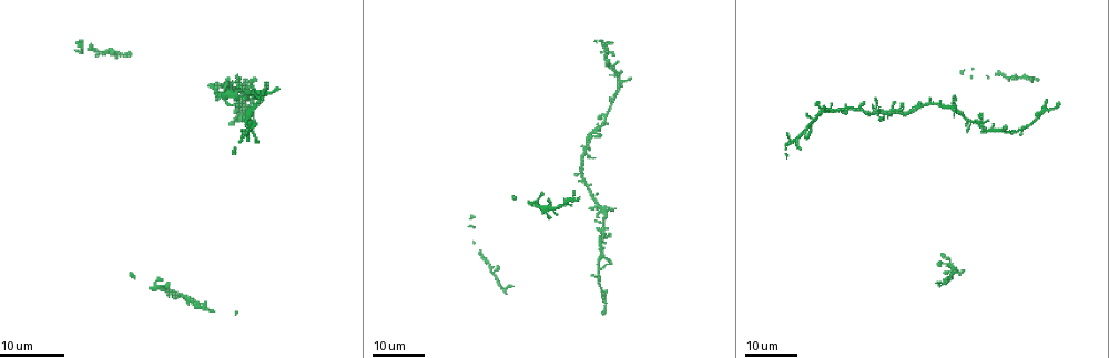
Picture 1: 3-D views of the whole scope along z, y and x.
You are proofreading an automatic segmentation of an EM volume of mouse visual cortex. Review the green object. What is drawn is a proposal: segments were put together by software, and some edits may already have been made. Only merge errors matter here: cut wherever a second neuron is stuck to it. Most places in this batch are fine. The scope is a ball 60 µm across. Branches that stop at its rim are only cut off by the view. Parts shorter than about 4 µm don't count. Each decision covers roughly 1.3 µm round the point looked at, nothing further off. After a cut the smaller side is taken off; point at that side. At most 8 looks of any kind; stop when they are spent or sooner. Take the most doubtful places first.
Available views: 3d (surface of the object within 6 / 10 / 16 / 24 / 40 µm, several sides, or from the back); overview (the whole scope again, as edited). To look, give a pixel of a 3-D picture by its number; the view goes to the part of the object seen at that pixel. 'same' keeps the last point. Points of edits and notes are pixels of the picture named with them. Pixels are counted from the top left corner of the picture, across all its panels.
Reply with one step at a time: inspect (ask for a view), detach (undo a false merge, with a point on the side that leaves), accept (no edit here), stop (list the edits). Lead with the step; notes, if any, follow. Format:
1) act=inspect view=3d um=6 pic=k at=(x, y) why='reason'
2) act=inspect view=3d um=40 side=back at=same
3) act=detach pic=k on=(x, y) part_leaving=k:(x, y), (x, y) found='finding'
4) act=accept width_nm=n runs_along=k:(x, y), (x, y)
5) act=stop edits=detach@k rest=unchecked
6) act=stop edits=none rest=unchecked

act=inspect view=3d um=24 pic=1 at=(581, 173) why='three arms meet'

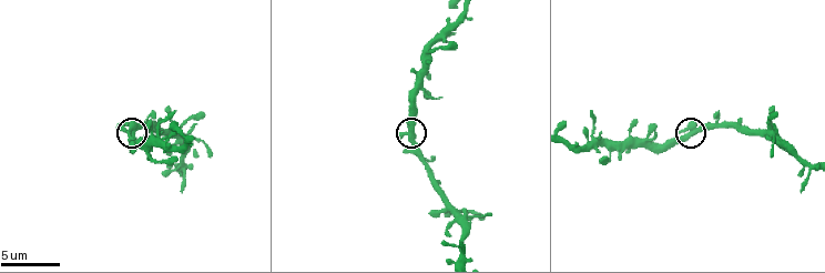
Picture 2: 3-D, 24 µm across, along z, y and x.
act=inspect view=3d um=6 pic=2 at=(408, 135)

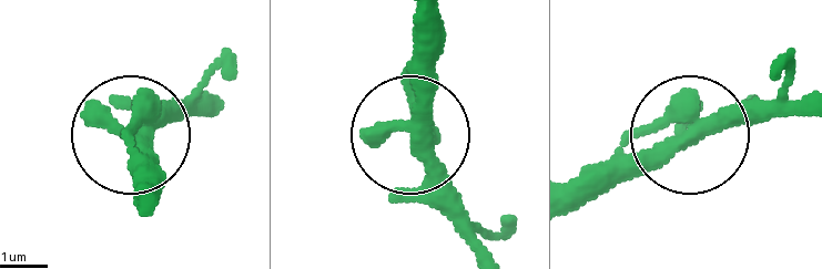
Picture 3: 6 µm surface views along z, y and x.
act=inspect view=3d um=6 side=back pic=3 at=(411, 128)

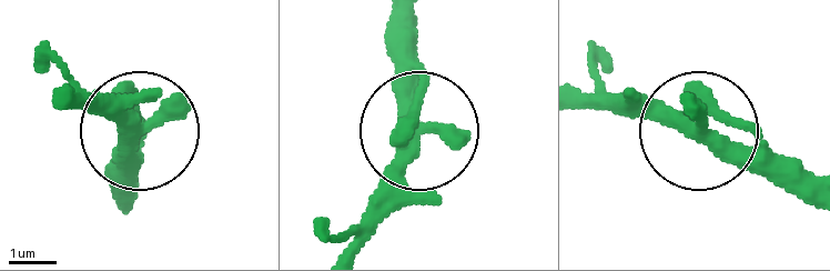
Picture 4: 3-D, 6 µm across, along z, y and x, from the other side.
act=accept arms=3 runs_along=4:(581, 103), (654, 103), (820, 176) found='one neuron here'

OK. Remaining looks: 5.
act=inspect view=3d um=16 pic=2 at=(445, 208) why='four arms meet'

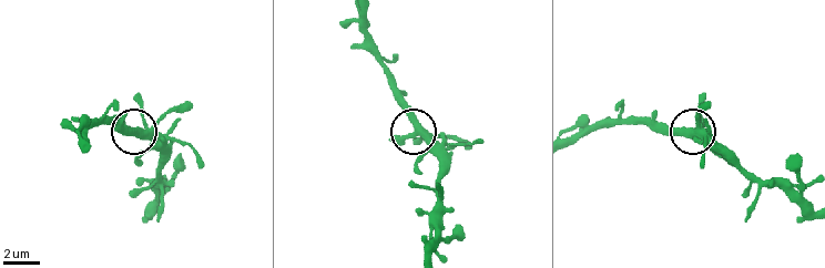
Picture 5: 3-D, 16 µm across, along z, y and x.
act=accept width_nm=360 found='one neuron here'

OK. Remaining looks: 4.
act=inspect view=3d um=10 pic=2 at=(183, 166) why='four or more arms meet'

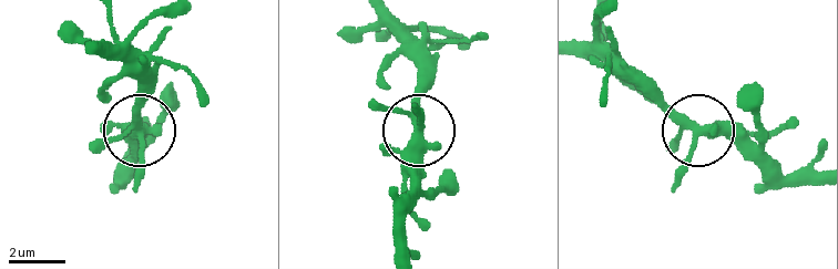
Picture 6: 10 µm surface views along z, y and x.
act=accept arms=4 runs_along=6:(696, 133), (739, 133), (765, 152) found='one neuron here'

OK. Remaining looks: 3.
act=inspect view=3d um=24 pic=1 at=(1043, 107) why='two arms at a narrow angle'

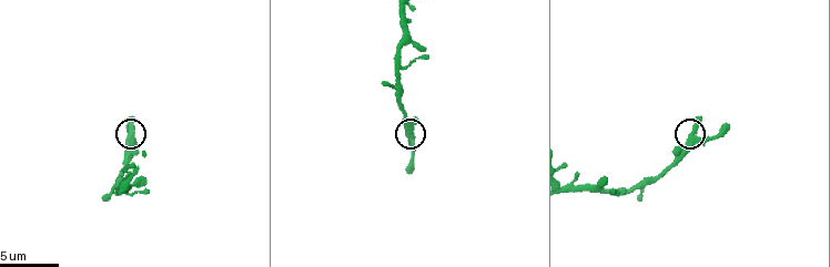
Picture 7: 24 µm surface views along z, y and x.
act=inspect view=3d um=6 pic=7 at=(130, 133) why='closer look'

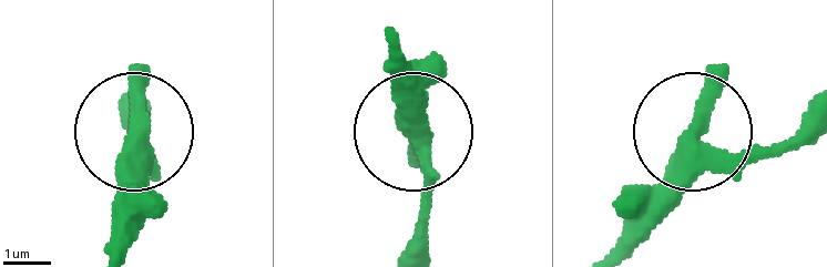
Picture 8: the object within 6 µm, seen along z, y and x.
act=accept arms=4 runs_along=8:(390, 42), (406, 65), (430, 240) found='one neuron here'

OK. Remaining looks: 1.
act=stop edits=none rest=unchecked

